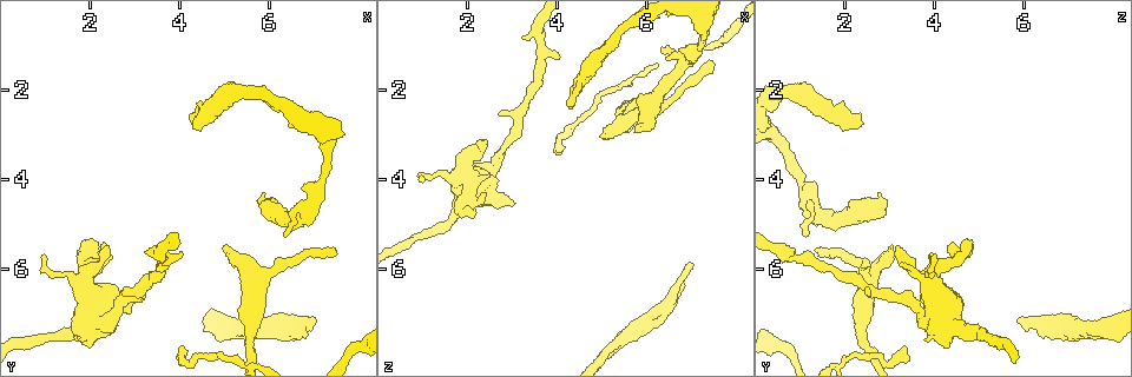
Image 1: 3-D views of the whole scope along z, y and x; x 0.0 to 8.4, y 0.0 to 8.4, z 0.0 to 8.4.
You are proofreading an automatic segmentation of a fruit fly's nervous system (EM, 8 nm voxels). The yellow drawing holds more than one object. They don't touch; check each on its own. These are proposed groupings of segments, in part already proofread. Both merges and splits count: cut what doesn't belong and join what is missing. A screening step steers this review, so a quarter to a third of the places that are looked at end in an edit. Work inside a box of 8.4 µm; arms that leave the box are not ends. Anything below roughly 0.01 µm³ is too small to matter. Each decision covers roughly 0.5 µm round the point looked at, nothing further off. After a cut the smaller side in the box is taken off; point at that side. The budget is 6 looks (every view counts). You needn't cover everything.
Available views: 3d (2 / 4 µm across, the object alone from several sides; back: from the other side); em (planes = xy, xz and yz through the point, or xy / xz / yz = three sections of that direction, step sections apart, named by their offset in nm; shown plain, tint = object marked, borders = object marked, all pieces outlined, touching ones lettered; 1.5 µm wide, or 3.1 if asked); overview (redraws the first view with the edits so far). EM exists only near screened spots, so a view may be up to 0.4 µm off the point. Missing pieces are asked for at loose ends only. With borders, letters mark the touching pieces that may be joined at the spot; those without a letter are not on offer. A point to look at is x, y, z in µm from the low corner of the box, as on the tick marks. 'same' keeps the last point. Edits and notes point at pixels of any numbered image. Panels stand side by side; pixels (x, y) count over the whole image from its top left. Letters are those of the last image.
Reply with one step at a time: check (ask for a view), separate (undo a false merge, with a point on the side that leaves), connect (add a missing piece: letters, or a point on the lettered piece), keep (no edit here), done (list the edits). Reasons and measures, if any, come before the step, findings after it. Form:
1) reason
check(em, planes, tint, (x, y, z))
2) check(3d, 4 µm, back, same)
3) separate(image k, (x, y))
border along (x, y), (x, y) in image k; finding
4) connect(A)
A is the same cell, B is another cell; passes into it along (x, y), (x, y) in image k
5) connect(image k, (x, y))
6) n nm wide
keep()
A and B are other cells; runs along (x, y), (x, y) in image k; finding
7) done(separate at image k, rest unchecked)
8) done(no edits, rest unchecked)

branch point
check(3d, 4 µm, (5.30, 7.35, 7.65))

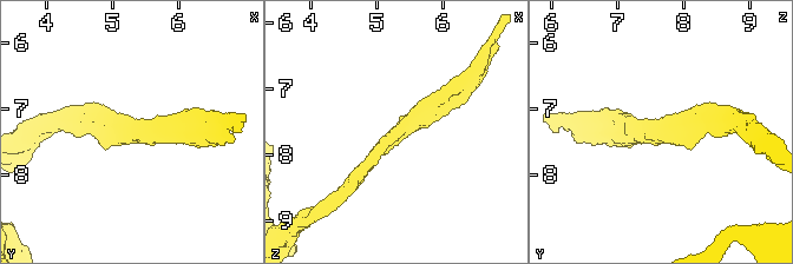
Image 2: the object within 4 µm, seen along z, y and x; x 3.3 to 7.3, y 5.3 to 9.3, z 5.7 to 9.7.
check(em, xz, step 4, borders, (5.30, 7.35, 7.70))

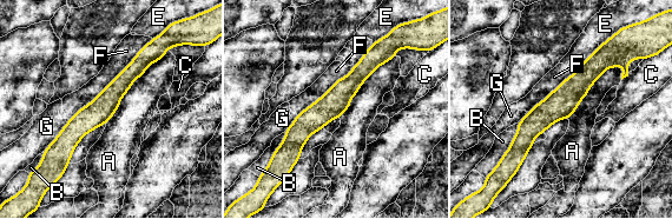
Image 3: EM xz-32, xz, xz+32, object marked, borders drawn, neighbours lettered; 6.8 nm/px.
F touches over 800 nm
keep()
A, B, C, E, F and G are other cells; border along (624, 66), (608, 67), (567, 118) in image 3; one neuron here

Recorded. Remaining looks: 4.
free end
check(3d, 4 µm, (2.40, 5.50, 3.20))

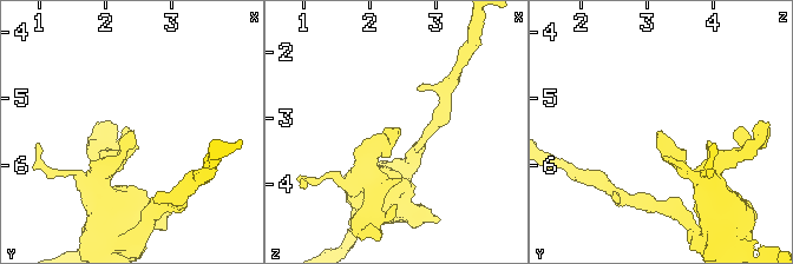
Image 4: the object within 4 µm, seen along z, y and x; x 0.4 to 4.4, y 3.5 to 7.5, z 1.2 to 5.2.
check(em, planes, borders, (2.45, 5.50, 3.20))

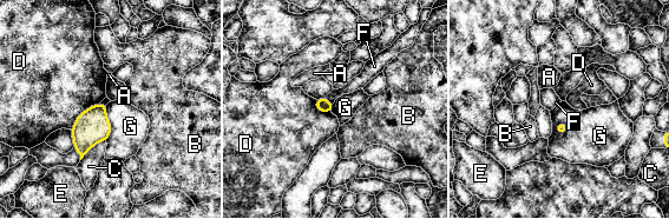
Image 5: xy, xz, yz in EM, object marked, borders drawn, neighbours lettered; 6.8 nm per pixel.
keep()
A, B, C, D, E, F and G are other cells; border along (105, 106), (111, 127), (106, 140) in image 5; no lettered piece goes on from it

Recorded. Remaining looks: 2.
done(no edits, rest unchecked)

